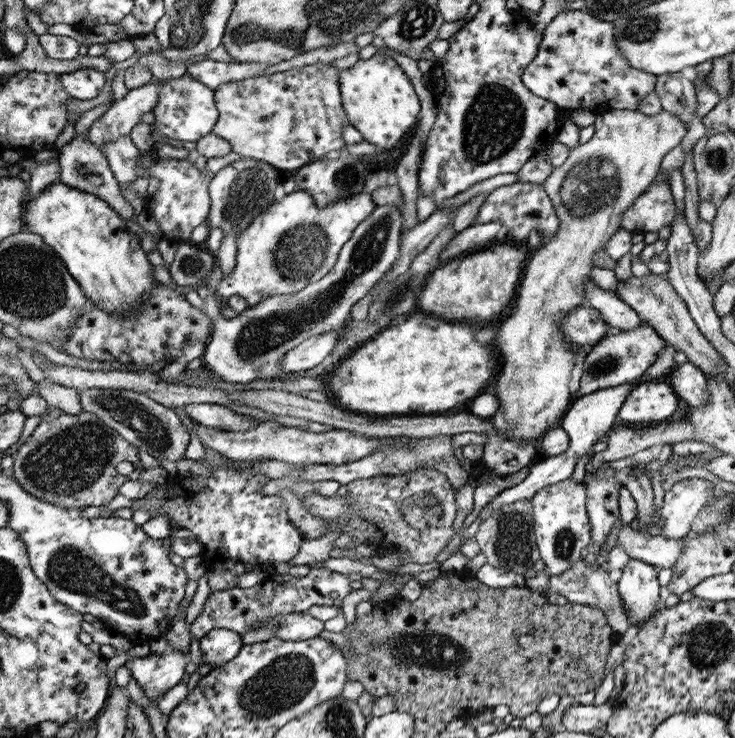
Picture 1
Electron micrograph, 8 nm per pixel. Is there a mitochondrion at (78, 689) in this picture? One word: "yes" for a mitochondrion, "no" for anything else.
no

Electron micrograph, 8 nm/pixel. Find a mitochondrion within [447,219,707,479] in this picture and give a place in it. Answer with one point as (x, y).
(602, 362)

